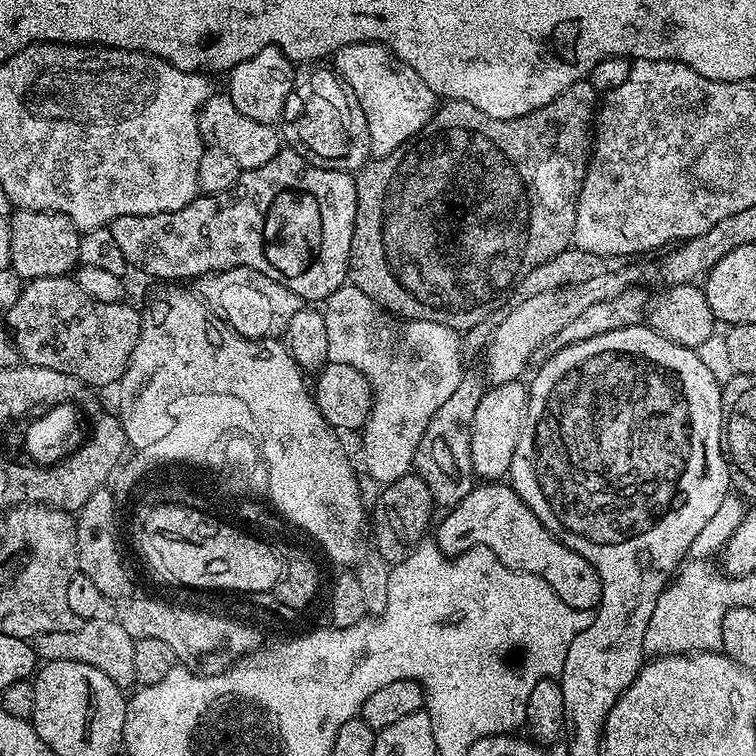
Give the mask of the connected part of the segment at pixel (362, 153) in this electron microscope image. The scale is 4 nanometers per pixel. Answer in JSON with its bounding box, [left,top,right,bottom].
[294,62,372,174]

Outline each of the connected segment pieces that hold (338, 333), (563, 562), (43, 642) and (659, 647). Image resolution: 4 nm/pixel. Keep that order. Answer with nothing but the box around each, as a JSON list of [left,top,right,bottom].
[[323,282,466,485],[434,482,602,610],[34,619,137,689],[644,560,744,656]]

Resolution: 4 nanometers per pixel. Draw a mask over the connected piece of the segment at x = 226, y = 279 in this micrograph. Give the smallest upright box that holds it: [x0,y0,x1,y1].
[195,268,302,340]

